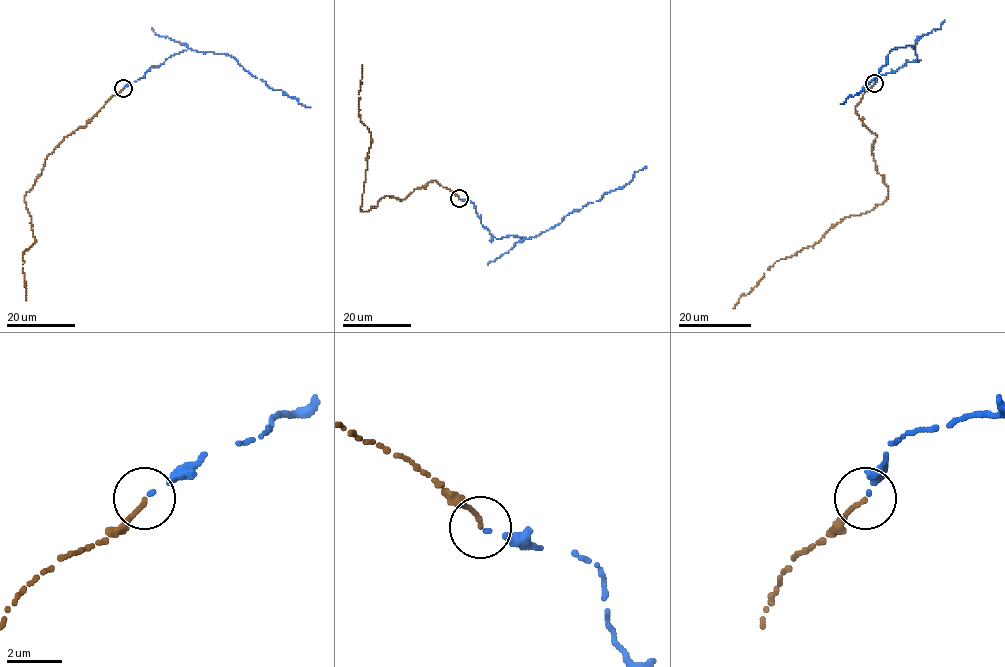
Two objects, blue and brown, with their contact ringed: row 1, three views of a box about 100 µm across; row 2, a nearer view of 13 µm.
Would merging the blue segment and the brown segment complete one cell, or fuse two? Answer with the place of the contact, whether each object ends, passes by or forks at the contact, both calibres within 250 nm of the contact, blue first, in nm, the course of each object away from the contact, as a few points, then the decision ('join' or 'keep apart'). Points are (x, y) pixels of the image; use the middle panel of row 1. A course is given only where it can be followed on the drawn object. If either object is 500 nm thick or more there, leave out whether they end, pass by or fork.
place (459, 198); blue ends; brown ends; calibres 140 and 170 nm; course blue (460, 199), (473, 203), (482, 225), (496, 238), (526, 238), (621, 188), (647, 167); course brown (459, 199), (430, 180), (401, 200), (384, 196), (368, 211), (360, 209), (372, 140), (360, 118), (361, 65); join

